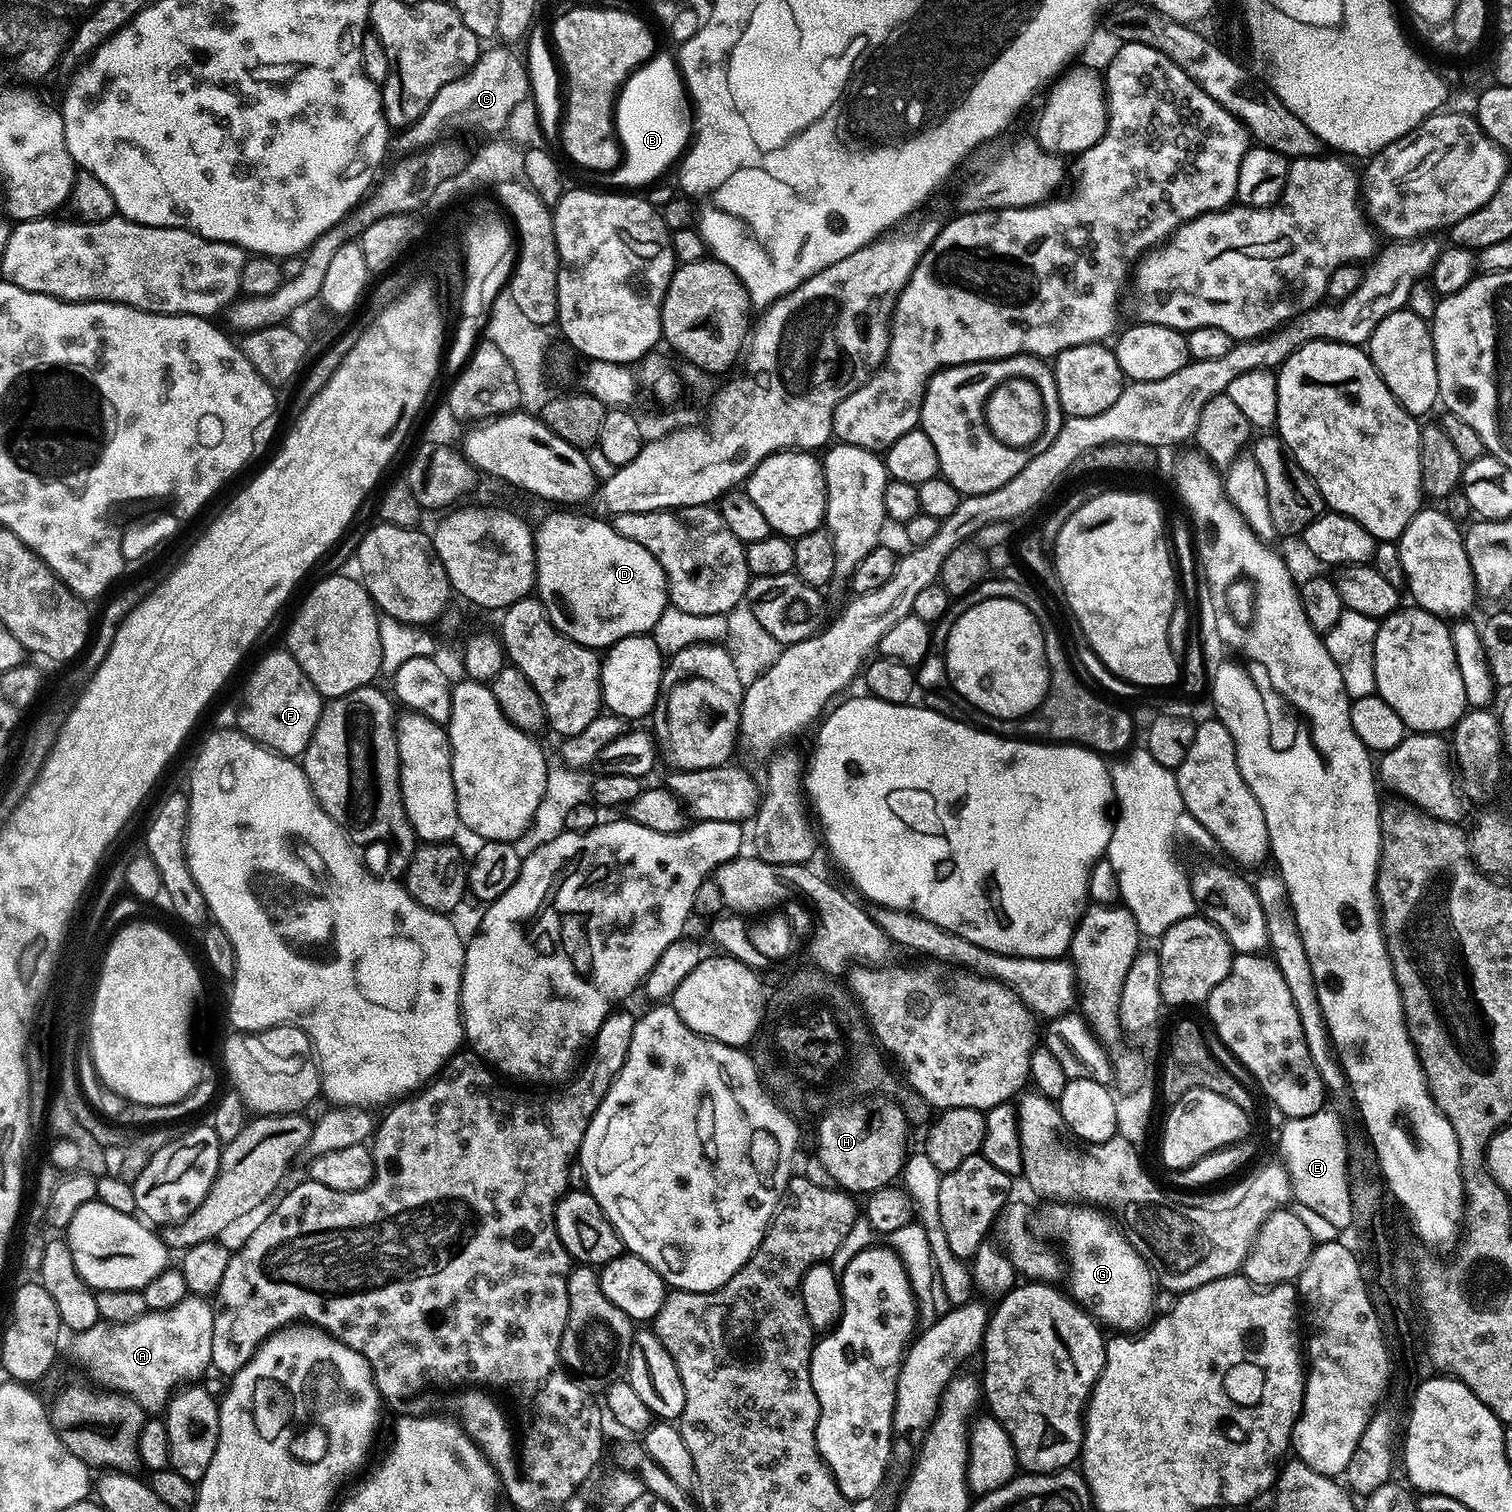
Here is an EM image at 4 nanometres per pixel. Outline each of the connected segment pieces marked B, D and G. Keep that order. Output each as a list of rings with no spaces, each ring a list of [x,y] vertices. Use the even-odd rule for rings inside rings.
[[[653,55],[648,63],[636,69],[624,81],[614,109],[616,135],[622,149],[622,159],[611,173],[615,187],[636,190],[659,181],[668,167],[681,159],[694,131],[690,115],[690,97],[675,59]],[[640,184],[640,185],[639,185]],[[638,187],[638,188],[636,188]]]
[[[576,510],[552,511],[556,512],[550,513],[540,525],[535,525],[534,528],[534,539],[536,541],[536,587],[534,592],[549,622],[566,638],[593,650],[607,650],[627,636],[642,636],[651,633],[663,612],[670,606],[668,579],[662,570],[662,566],[658,566],[658,558],[654,558],[654,554],[650,554],[650,550],[646,550],[646,546],[638,546],[638,542],[630,542],[630,538],[622,538],[622,534],[618,534],[609,521],[607,524],[606,521],[595,520],[592,516],[579,516],[576,513],[579,511]]]
[[[1056,1202],[1051,1206],[1052,1232],[1064,1243],[1062,1256],[1066,1261],[1066,1280],[1068,1276],[1072,1299],[1081,1308],[1090,1310],[1092,1319],[1105,1329],[1116,1328],[1112,1330],[1120,1334],[1132,1334],[1143,1329],[1153,1319],[1158,1291],[1148,1263],[1140,1257],[1138,1250],[1134,1250],[1127,1235],[1101,1209],[1073,1206],[1068,1202]]]

